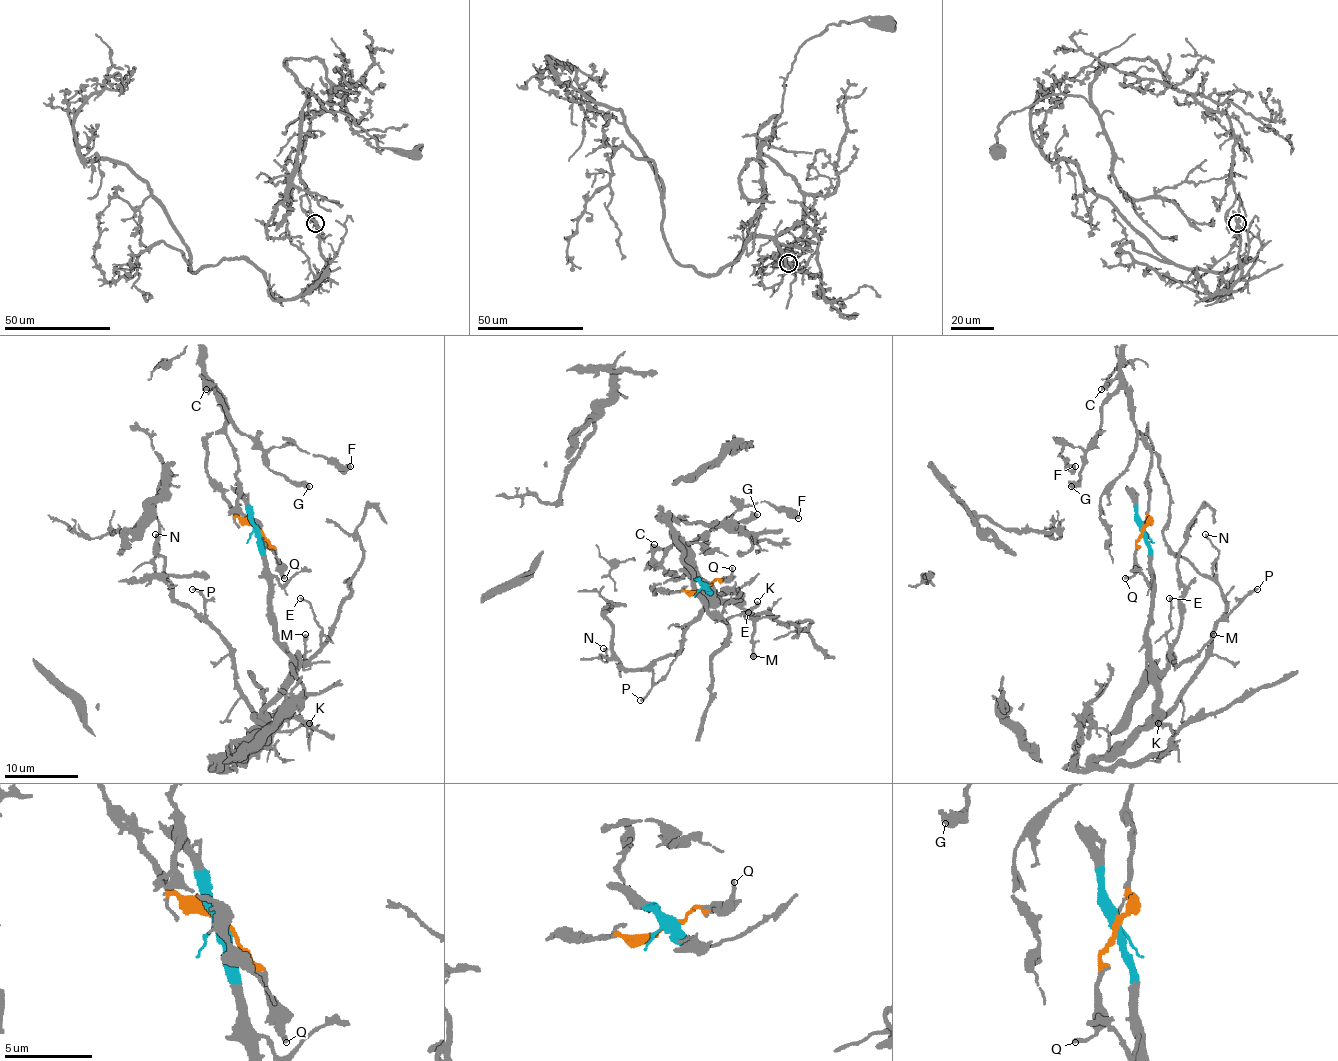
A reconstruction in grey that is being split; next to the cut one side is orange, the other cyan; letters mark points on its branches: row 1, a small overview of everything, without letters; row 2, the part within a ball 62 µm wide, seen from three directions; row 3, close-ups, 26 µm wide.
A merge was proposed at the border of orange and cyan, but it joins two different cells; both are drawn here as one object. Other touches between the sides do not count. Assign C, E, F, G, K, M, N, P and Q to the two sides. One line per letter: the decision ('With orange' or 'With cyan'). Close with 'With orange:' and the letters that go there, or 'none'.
C: With orange
E: With cyan
F: With orange
G: With orange
K: With cyan
M: With cyan
N: With cyan
P: With cyan
Q: With orange
With orange: C, F, G, Q

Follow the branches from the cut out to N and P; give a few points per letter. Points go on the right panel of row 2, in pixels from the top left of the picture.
N: (1143, 529), (1152, 584), (1151, 682), (1163, 713), (1204, 660), (1226, 610), (1213, 573), (1219, 551), (1206, 535)
P: (1143, 529), (1152, 584), (1152, 623), (1147, 632), (1151, 682), (1163, 713), (1204, 660), (1221, 621), (1257, 590)

